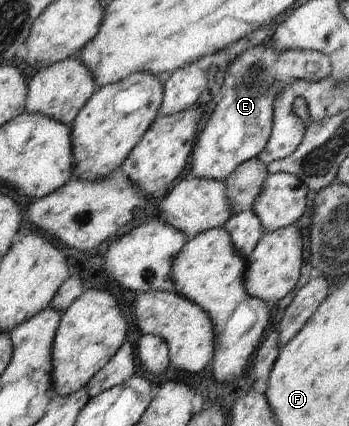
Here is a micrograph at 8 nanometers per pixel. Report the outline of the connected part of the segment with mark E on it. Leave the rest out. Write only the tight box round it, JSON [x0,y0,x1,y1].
[187,44,331,181]

